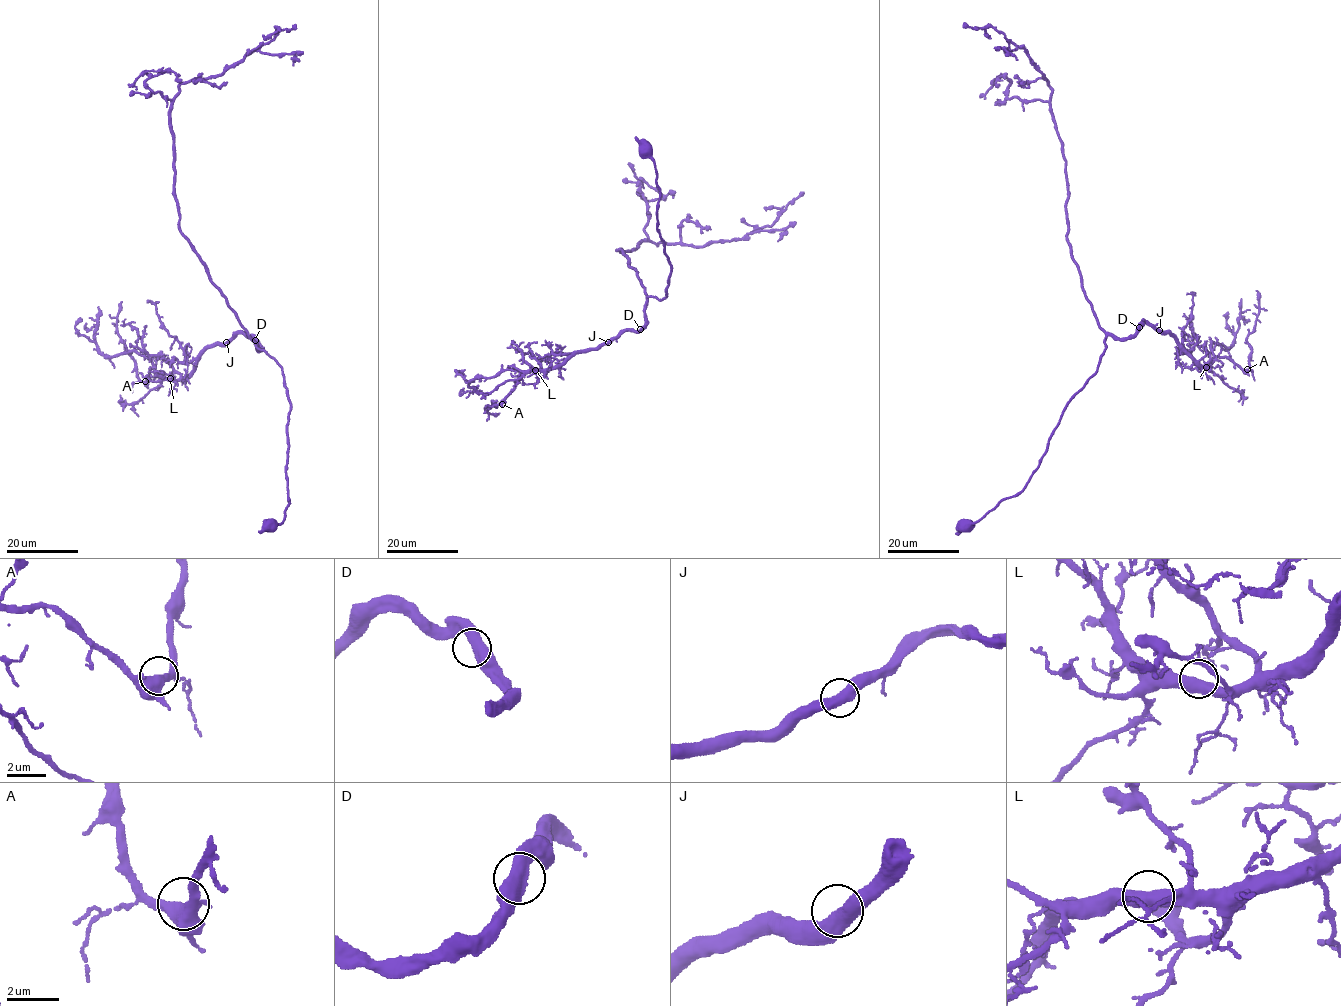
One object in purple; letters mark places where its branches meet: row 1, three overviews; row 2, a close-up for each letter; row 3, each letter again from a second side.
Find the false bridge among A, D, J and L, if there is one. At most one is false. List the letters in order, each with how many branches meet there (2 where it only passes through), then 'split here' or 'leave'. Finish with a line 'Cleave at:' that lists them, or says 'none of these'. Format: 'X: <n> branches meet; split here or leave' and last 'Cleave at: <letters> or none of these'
A: 2 branches meet; leave
D: 2 branches meet; leave
J: 2 branches meet; leave
L: 2 branches meet; leave
Cleave at: none of these

